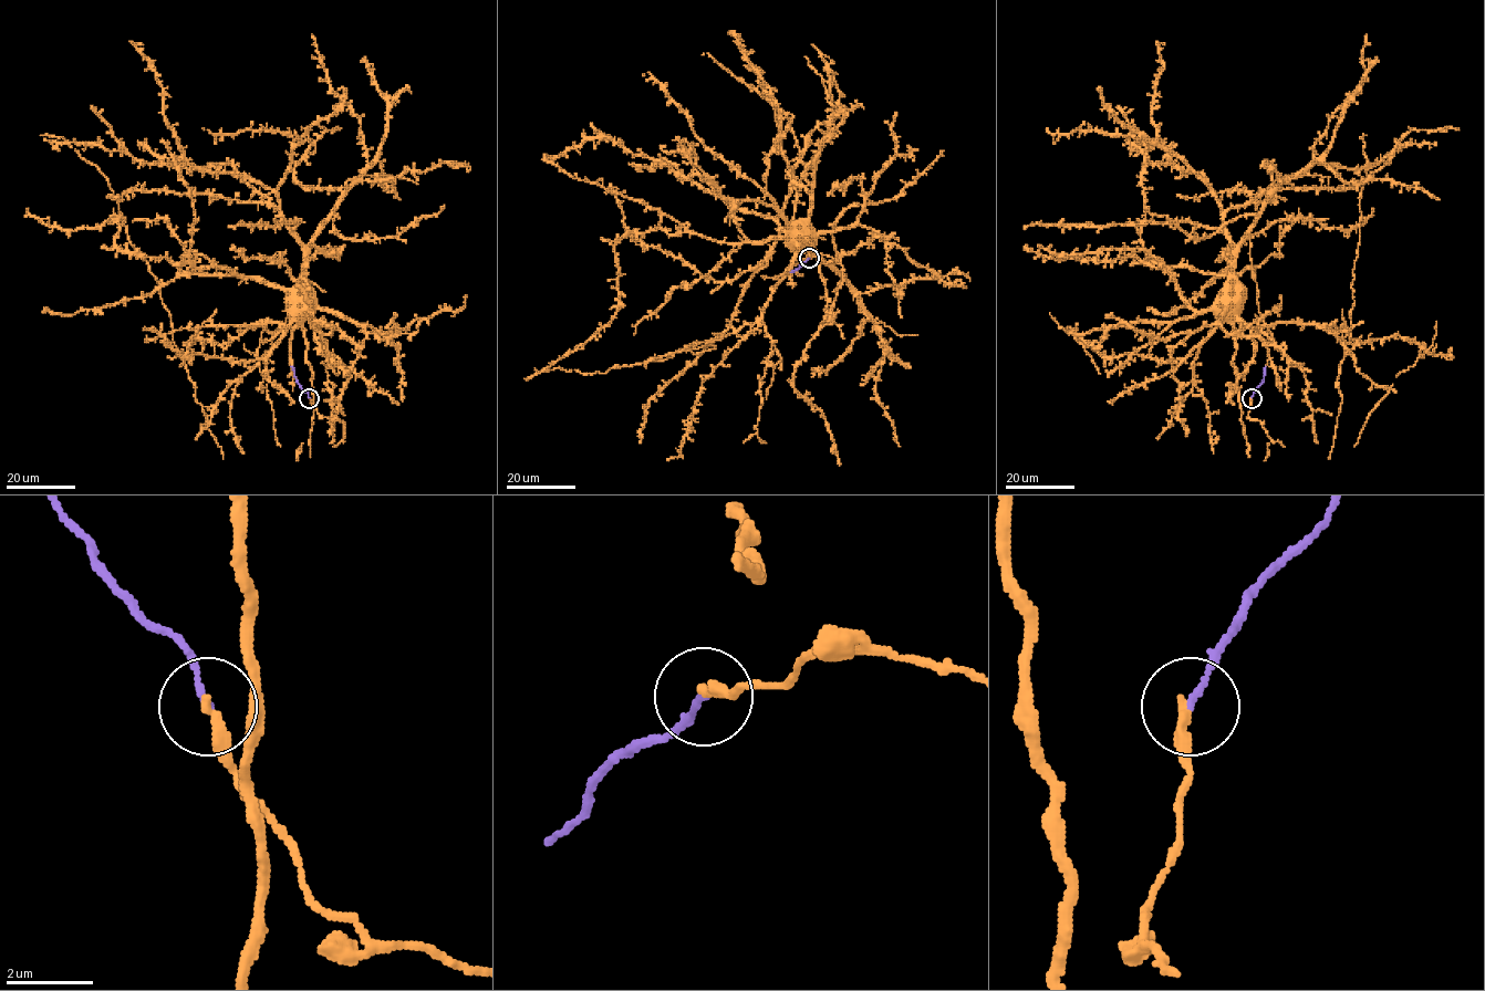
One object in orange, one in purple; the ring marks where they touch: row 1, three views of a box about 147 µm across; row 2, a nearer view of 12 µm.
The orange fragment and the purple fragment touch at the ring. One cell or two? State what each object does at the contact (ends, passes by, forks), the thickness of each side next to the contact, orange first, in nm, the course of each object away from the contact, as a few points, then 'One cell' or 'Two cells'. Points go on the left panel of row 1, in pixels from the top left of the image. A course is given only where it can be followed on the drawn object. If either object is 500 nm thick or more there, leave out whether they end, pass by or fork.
At the ring orange ends. At the ring purple ends. Thickness 260 nm (orange) against 130 nm. Course of orange: (310, 398), (318, 417), (313, 416), (312, 369), (305, 360), (304, 330), (298, 320), (298, 293), (292, 293). Course of purple: (310, 398), (291, 366). One cell

